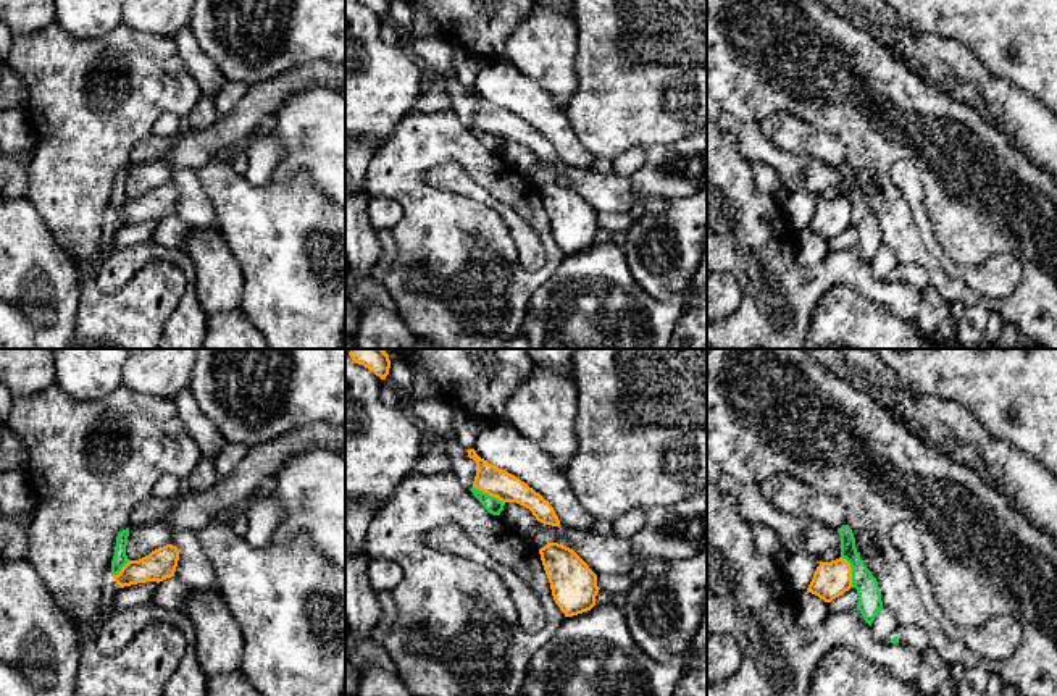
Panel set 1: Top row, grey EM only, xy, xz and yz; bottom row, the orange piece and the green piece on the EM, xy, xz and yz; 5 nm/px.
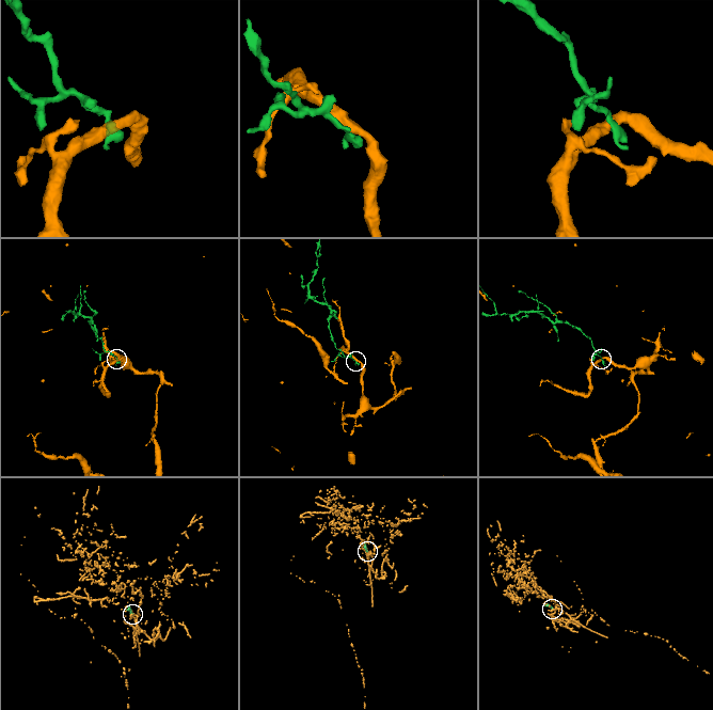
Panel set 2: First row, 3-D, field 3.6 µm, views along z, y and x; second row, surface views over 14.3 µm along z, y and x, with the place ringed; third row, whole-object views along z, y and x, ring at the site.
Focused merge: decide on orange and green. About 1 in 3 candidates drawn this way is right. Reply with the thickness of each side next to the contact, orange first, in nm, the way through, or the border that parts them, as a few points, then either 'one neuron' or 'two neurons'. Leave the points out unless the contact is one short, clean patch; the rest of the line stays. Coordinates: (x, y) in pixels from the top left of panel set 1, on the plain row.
180 nm thick on the orange side, 120 nm on the other; border along yz (841, 194), (851, 205), (852, 225); two neurons

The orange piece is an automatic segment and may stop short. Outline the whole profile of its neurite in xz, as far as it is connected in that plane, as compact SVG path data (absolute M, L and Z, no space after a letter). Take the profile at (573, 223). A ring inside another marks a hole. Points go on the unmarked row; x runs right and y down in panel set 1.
M549 181L539 187L555 242L573 255L591 249L599 231L597 213L570 186Z

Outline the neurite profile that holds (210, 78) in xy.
M189 26L178 31L173 40L182 63L198 82L202 95L215 99L228 81L223 71L200 48L197 37Z

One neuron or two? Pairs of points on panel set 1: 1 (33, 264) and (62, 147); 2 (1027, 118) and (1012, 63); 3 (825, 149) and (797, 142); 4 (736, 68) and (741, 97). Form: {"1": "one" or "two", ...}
{"1": "two", "2": "two", "3": "one", "4": "one"}

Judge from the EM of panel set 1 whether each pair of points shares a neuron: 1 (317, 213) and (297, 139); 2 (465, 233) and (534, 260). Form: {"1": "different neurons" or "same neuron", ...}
{"1": "different neurons", "2": "different neurons"}

